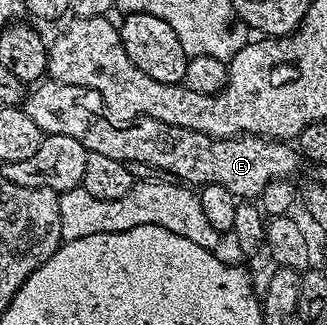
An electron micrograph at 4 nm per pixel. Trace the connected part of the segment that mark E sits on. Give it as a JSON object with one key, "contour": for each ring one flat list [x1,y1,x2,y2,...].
{"contour":[[42,80,28,91,23,108,27,116,39,124,42,135,75,136,90,154,99,152,126,164,142,162,145,166,166,170,169,173,166,175,185,184,221,184,237,200,256,199,267,184,277,178,288,179,303,163,302,155,294,147,293,151,285,140,264,136,213,138,210,134,144,116,118,120,99,92,79,84]]}

